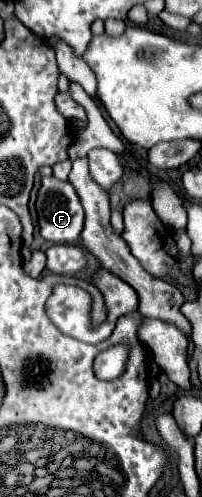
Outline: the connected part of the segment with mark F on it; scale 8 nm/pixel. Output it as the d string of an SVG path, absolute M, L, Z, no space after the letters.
M45 176L37 196L37 216L41 236L49 242L77 242L83 230L83 206L69 182Z

